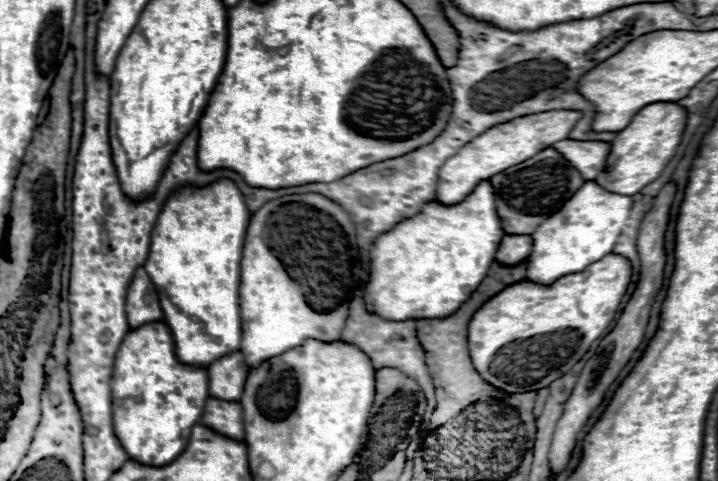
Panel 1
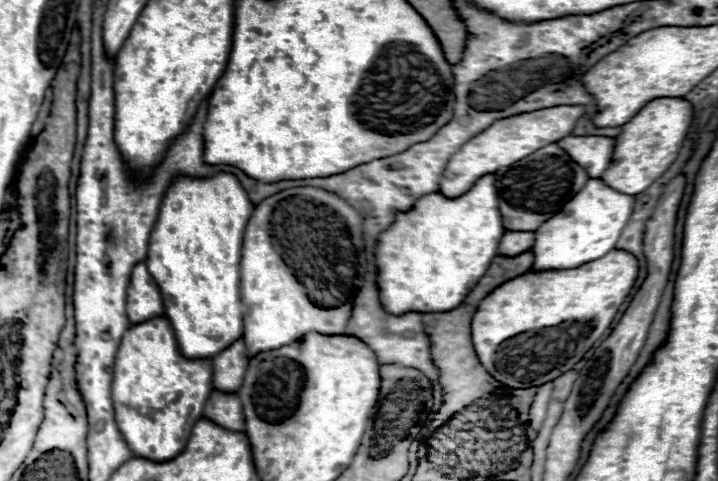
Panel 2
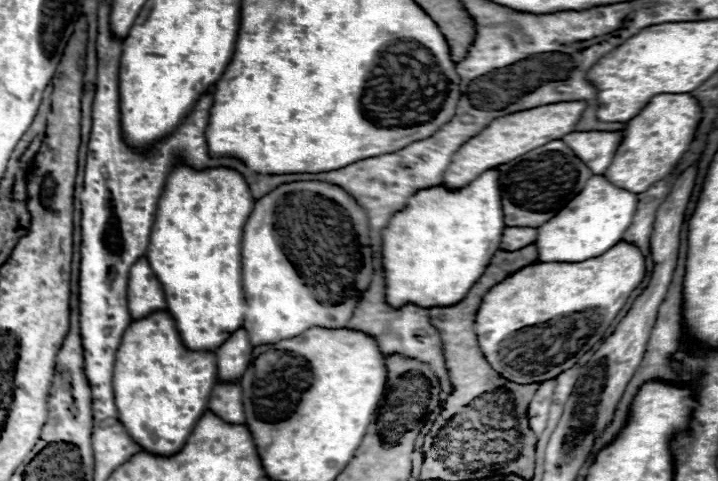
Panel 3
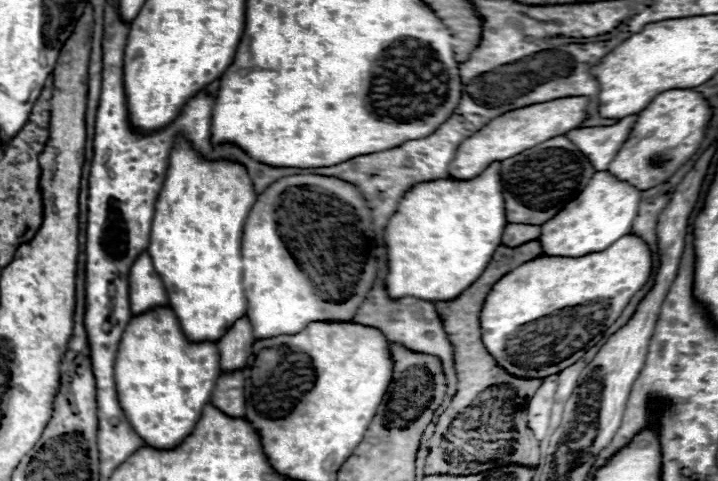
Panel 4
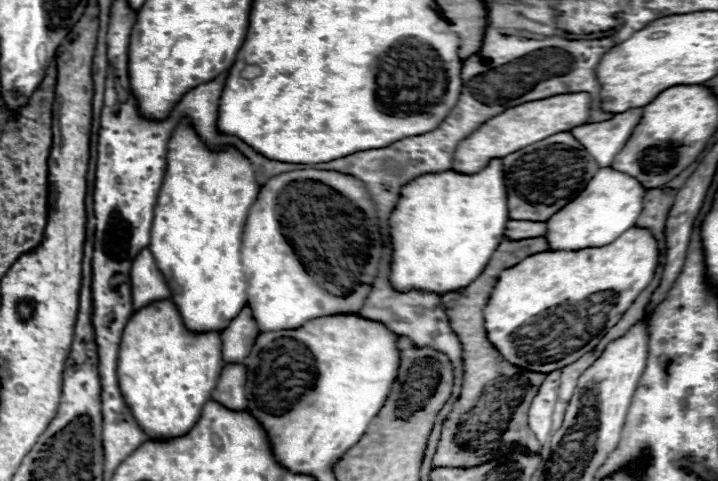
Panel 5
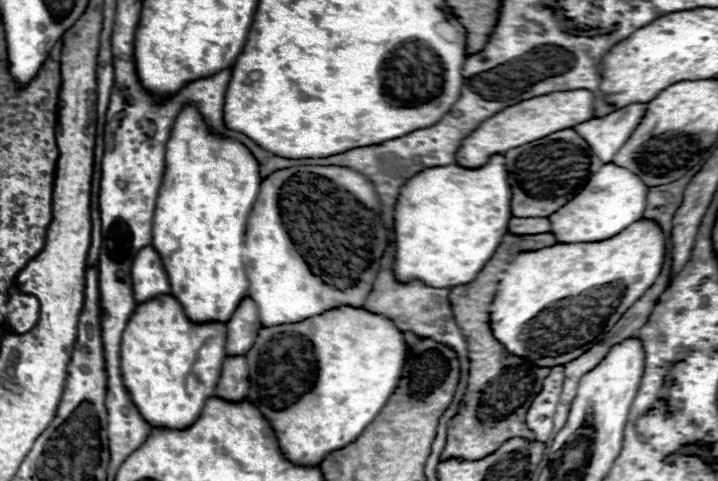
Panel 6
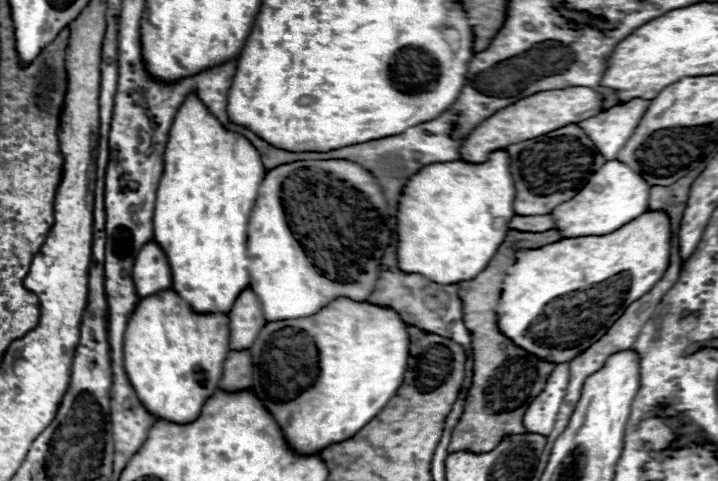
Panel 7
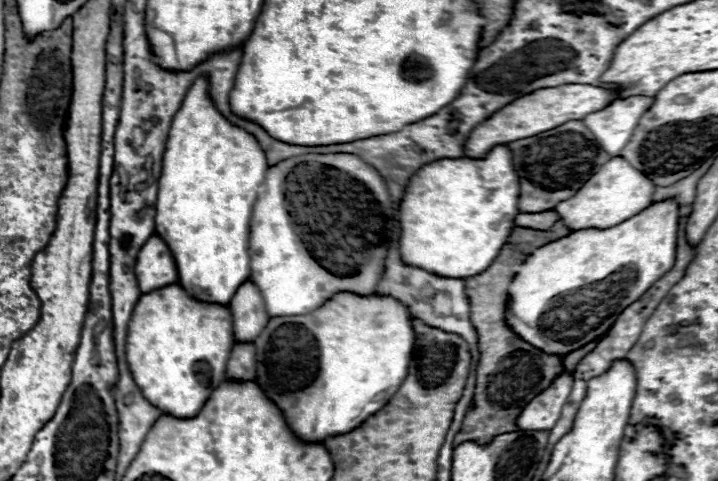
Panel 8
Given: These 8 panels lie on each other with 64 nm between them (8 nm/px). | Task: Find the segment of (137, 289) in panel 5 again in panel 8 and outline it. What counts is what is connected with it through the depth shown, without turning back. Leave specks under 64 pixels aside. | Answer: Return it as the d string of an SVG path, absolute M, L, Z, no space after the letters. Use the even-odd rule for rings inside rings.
M154 234L152 240L148 240L148 244L144 244L144 248L140 250L140 256L136 260L136 276L144 294L178 280L174 256L158 234Z

